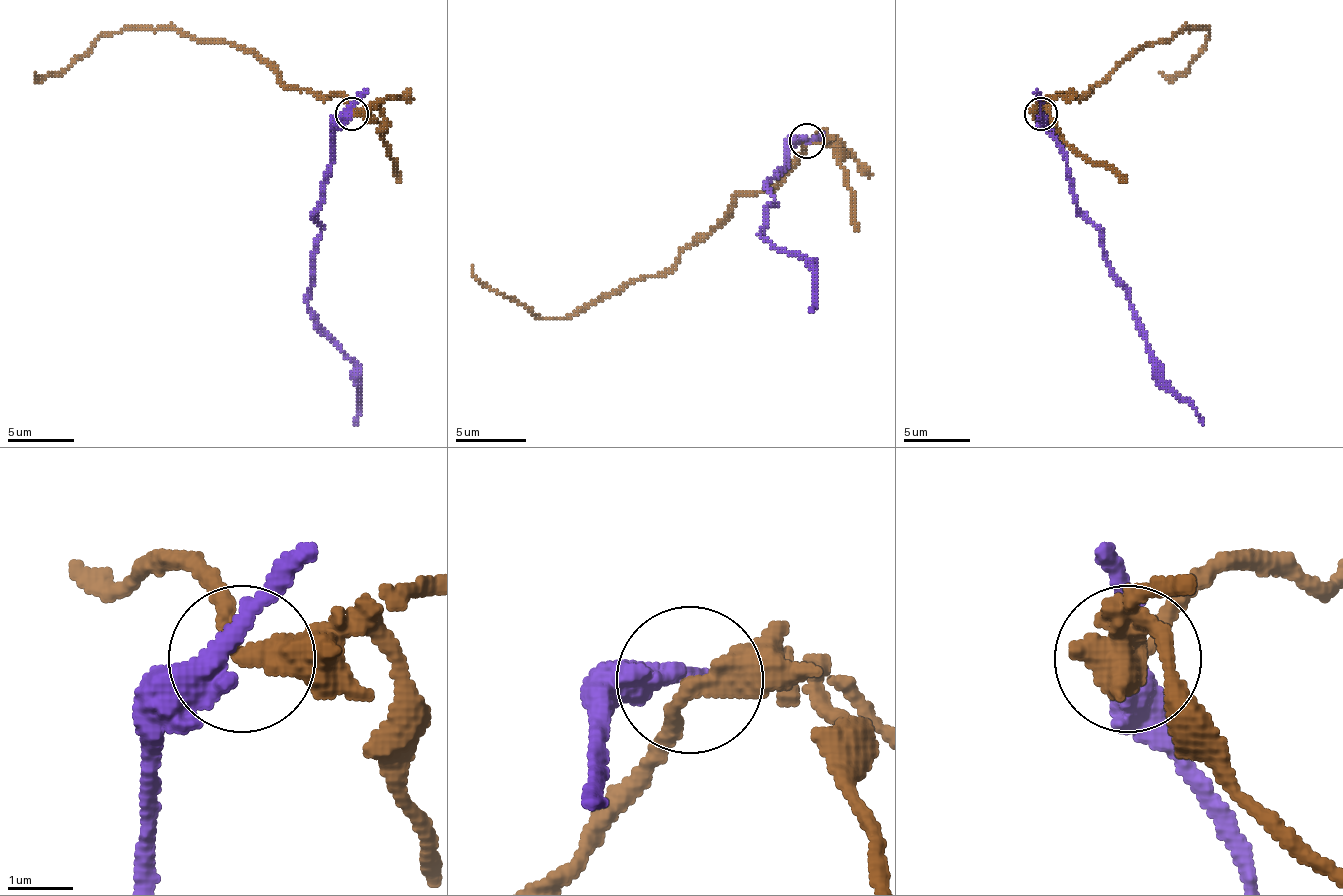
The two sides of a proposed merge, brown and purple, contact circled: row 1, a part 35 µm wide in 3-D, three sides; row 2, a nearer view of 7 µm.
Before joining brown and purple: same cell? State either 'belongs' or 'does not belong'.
does not belong

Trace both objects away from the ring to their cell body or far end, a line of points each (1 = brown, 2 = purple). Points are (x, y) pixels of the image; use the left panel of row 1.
1: (350, 112), (341, 96), (287, 89), (254, 53), (175, 29), (105, 33), (48, 76), (35, 72)
2: (350, 112), (334, 129), (324, 202), (314, 215), (321, 232), (307, 308), (314, 325), (354, 365), (354, 424)

